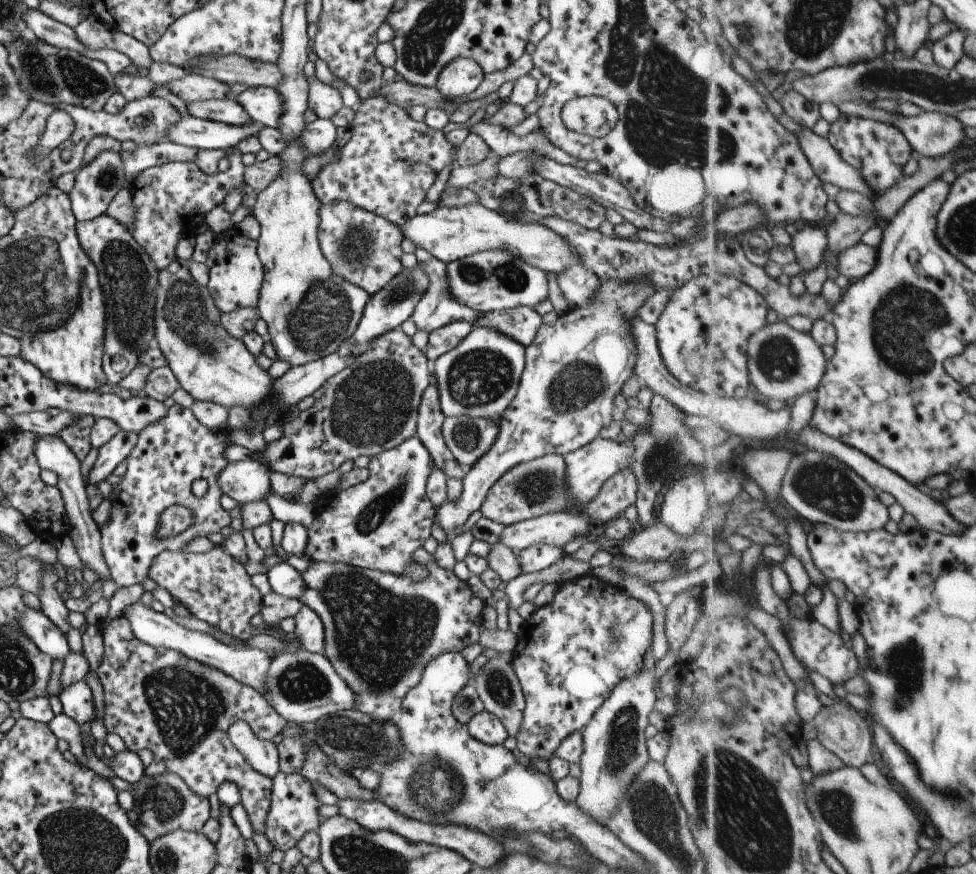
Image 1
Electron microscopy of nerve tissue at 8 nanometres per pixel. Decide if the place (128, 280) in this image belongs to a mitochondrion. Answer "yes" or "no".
yes

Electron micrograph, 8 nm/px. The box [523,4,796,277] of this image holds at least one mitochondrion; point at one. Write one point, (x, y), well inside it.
(743, 36)

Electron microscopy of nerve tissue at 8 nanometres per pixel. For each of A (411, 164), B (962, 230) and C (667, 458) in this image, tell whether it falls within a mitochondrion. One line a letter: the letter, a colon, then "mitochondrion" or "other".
A: mitochondrion
B: mitochondrion
C: mitochondrion

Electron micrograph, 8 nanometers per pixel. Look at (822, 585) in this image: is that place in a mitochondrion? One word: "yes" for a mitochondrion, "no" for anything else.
no

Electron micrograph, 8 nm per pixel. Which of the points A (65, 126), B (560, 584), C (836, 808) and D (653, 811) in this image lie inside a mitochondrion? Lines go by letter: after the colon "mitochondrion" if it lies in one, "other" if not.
A: other
B: other
C: mitochondrion
D: mitochondrion

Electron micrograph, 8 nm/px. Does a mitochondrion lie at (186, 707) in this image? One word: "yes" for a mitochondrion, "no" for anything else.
yes

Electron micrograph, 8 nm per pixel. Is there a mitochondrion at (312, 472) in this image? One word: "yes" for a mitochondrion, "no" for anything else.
no

